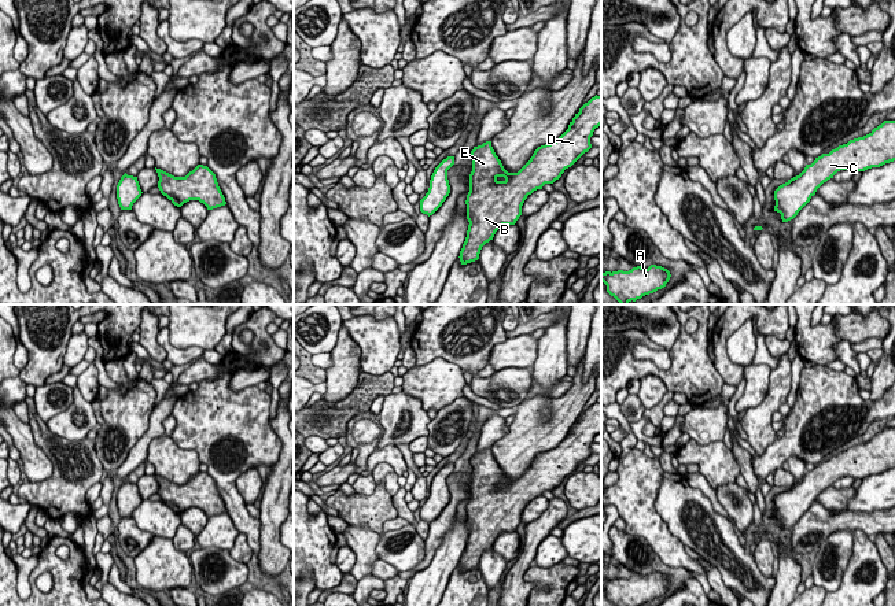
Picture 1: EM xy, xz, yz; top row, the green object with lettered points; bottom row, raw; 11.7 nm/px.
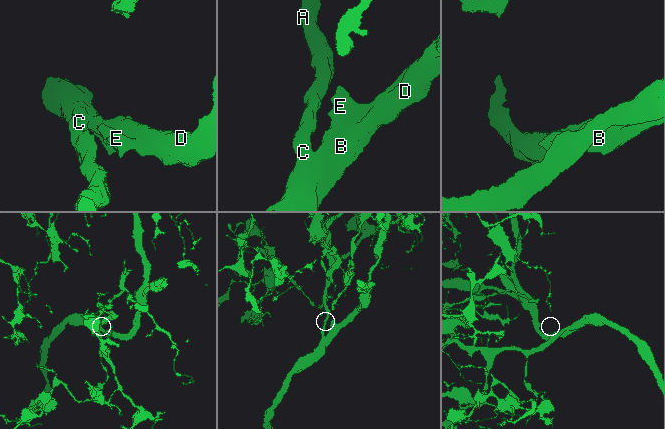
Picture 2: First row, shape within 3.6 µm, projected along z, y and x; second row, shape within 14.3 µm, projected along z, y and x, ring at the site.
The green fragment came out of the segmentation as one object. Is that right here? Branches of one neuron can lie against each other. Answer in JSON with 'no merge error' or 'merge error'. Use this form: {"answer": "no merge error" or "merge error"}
{"answer": "no merge error"}

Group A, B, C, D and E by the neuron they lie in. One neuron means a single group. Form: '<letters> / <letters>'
A B C D E

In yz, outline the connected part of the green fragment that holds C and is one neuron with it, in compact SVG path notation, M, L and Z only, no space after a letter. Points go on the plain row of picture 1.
M884 428L874 435L869 441L850 447L847 451L839 452L829 461L822 461L815 465L811 472L806 472L804 477L780 492L774 498L774 518L781 521L782 529L793 526L798 520L810 509L817 496L833 485L840 477L865 478L872 474L880 474L895 468L895 428Z

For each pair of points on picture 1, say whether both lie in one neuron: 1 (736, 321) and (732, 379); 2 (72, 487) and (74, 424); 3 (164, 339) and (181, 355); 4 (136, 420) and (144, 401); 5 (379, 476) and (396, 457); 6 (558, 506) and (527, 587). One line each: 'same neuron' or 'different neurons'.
1: same neuron
2: different neurons
3: same neuron
4: same neuron
5: different neurons
6: same neuron

